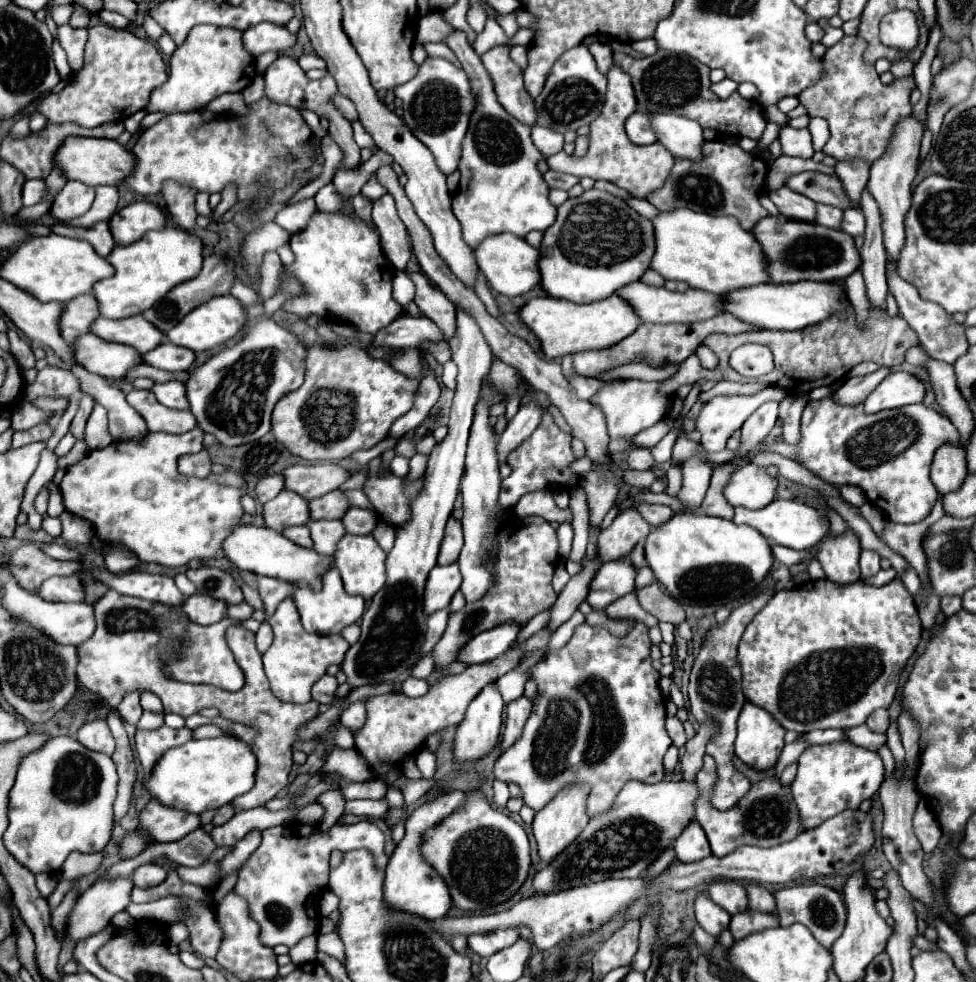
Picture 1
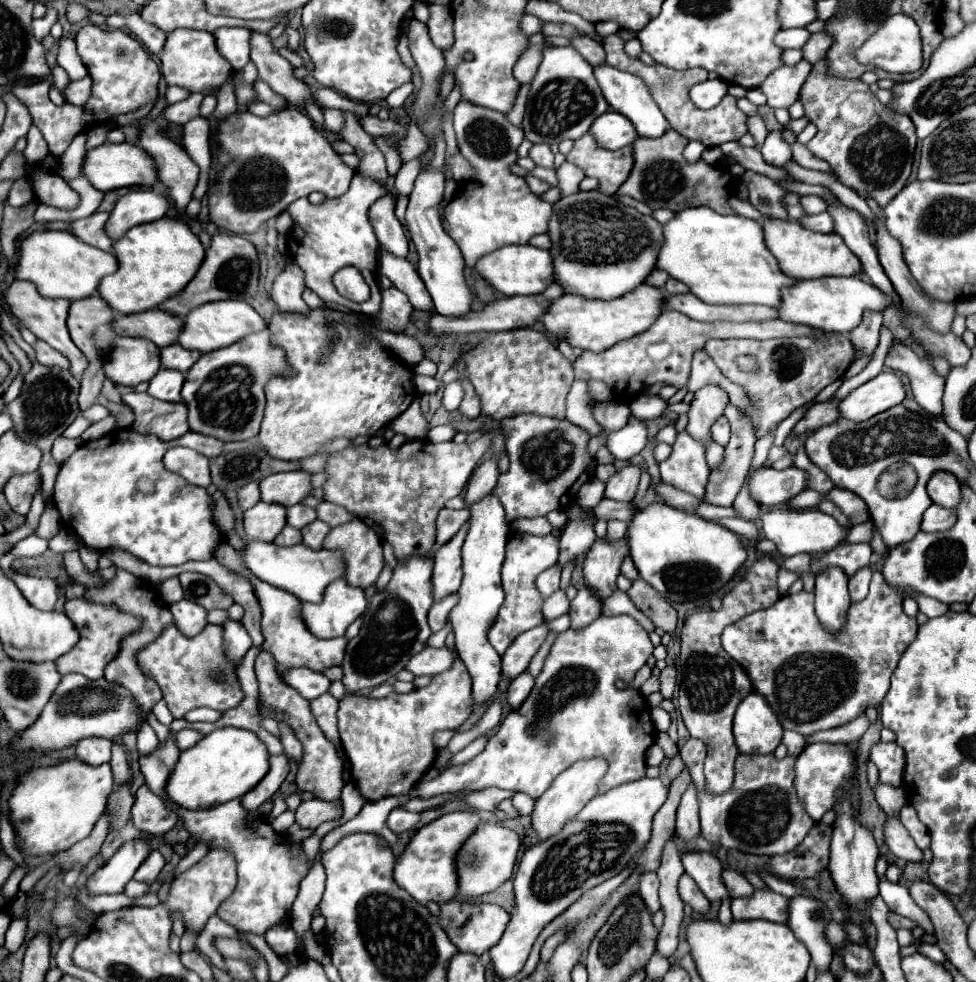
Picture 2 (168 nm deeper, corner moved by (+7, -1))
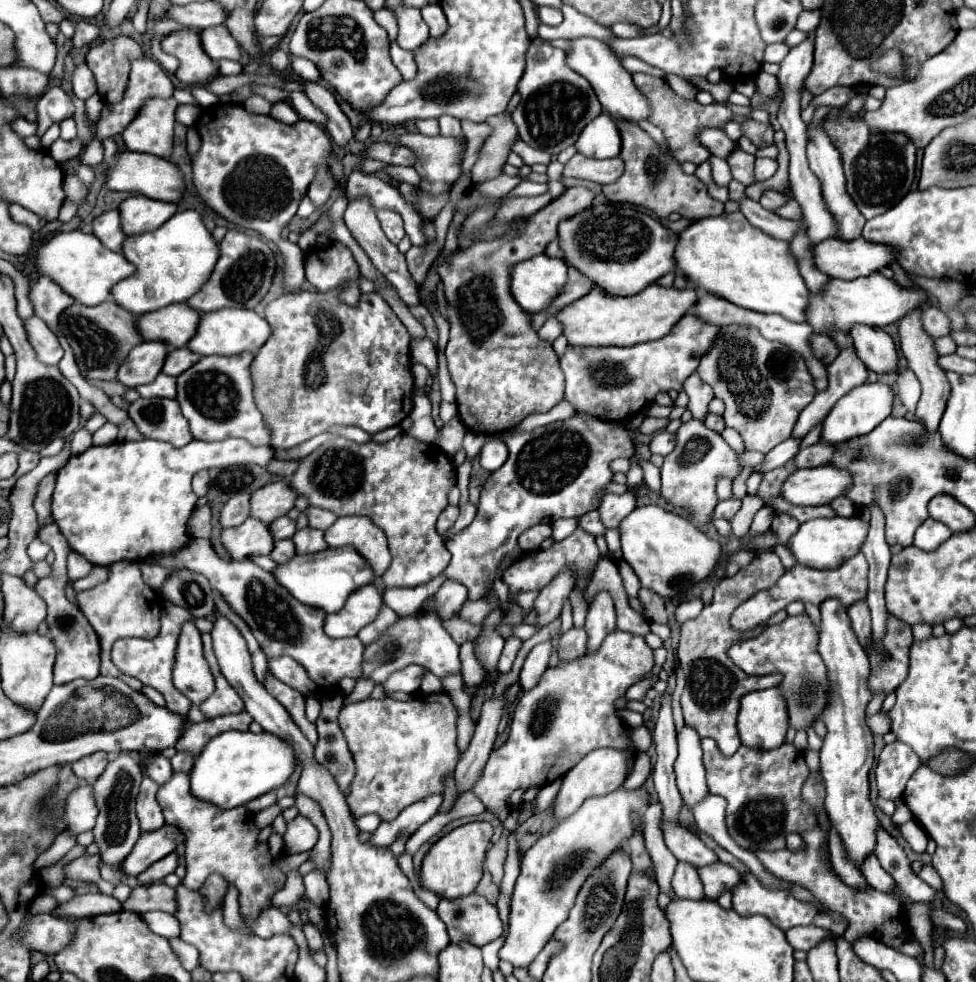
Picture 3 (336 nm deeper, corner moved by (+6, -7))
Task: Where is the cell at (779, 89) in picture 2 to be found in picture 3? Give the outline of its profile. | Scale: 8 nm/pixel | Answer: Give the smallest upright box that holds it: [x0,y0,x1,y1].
[755,71,779,99]

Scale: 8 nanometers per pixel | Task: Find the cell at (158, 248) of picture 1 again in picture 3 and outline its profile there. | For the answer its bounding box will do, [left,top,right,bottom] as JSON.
[111,209,219,315]

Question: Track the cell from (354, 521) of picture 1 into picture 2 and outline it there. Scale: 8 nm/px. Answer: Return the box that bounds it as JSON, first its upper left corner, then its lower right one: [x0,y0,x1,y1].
[316,501,354,527]

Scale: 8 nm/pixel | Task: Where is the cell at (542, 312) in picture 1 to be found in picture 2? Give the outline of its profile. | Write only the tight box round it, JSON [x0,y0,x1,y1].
[540,283,664,351]

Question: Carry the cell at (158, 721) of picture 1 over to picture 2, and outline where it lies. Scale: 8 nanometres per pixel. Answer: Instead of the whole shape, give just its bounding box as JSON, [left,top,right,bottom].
[136,721,158,753]

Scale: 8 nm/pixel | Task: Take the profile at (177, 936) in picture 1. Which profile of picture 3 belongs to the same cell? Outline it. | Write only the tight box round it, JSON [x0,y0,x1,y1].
[123,883,175,915]

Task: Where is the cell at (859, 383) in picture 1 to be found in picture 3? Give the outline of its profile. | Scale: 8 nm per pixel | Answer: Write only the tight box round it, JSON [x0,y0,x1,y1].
[753,439,799,473]

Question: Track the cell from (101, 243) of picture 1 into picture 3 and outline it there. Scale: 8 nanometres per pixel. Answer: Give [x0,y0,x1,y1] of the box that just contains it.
[93,209,127,251]

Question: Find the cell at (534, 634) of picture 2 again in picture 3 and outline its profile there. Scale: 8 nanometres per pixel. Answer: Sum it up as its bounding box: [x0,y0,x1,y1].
[455,697,503,801]

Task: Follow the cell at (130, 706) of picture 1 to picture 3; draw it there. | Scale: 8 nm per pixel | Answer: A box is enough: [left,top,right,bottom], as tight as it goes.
[77,561,163,691]

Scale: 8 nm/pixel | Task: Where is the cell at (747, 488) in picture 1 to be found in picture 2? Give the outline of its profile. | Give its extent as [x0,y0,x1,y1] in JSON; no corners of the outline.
[748,467,806,507]

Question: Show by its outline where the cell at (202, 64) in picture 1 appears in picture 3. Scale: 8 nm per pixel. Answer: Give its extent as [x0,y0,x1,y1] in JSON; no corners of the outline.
[161,29,217,85]

